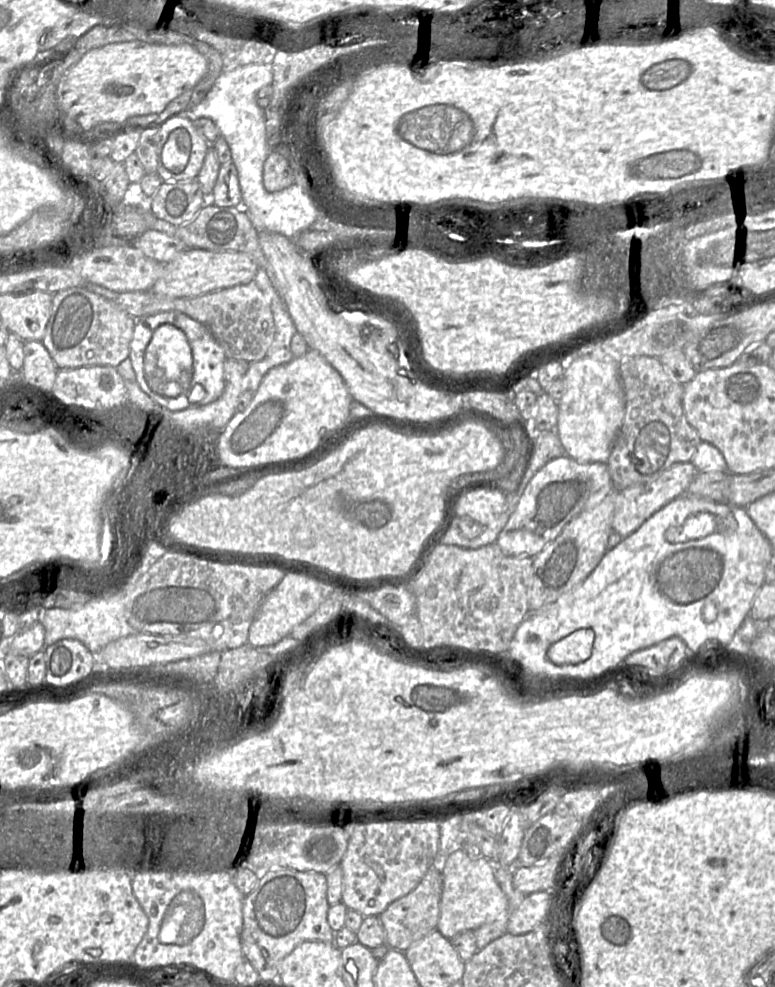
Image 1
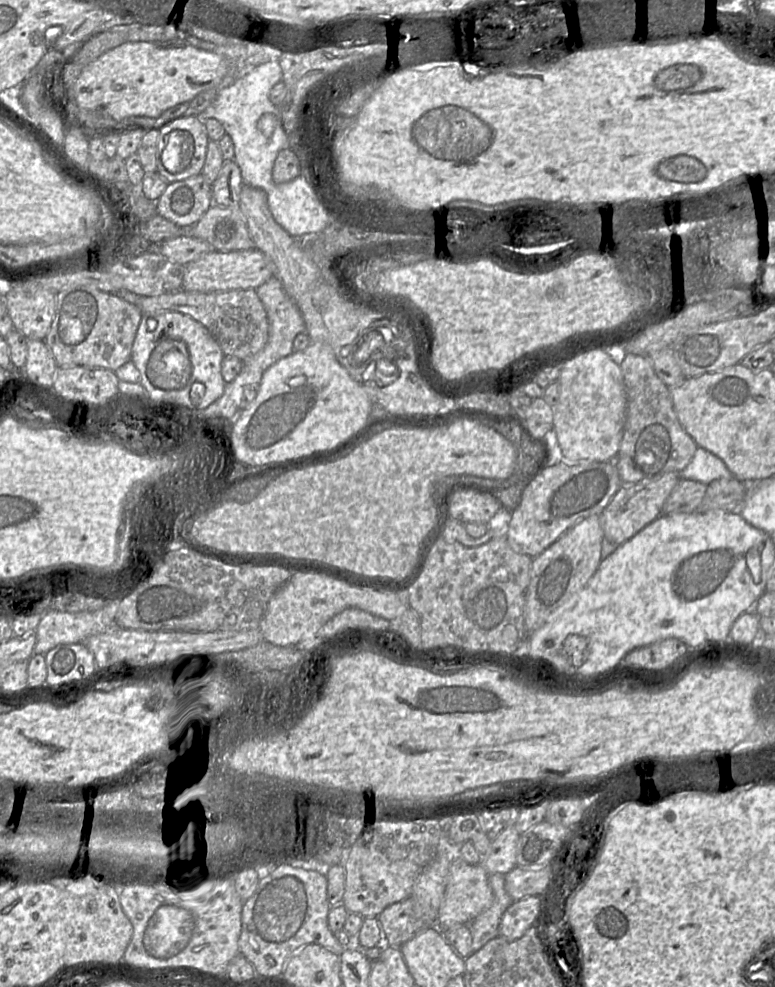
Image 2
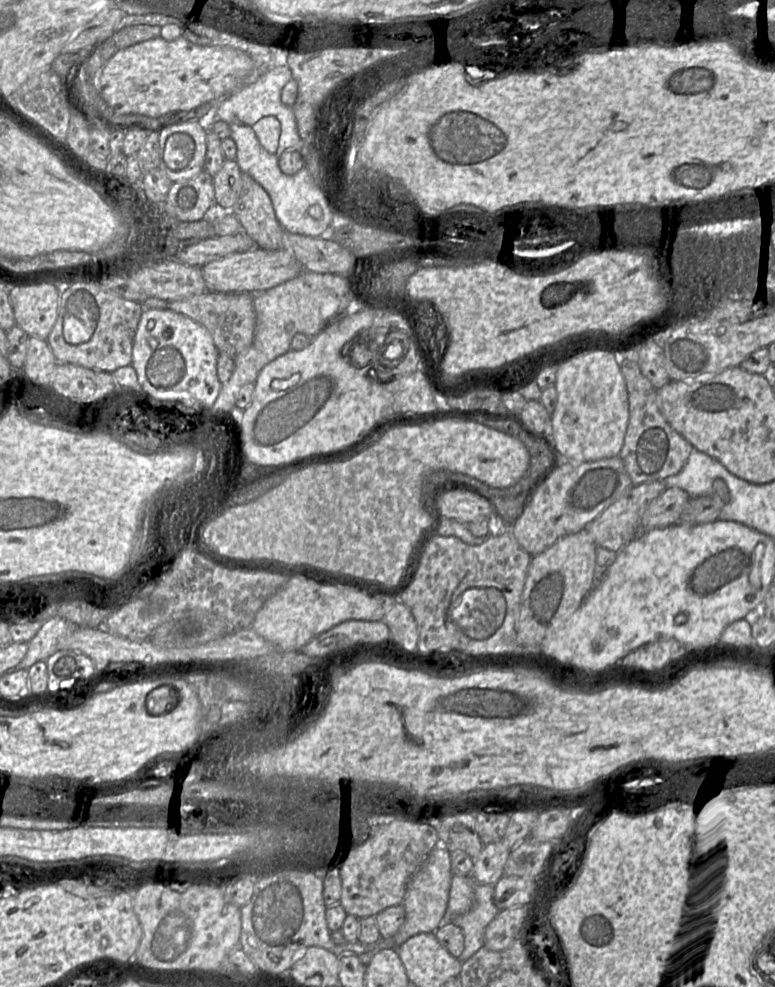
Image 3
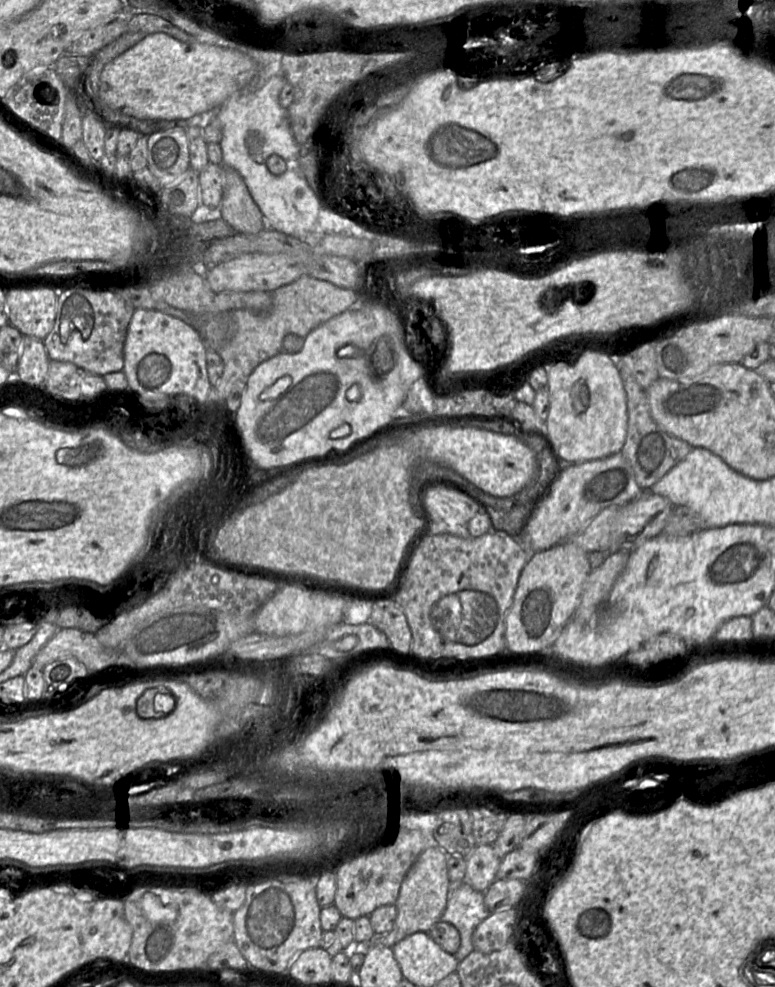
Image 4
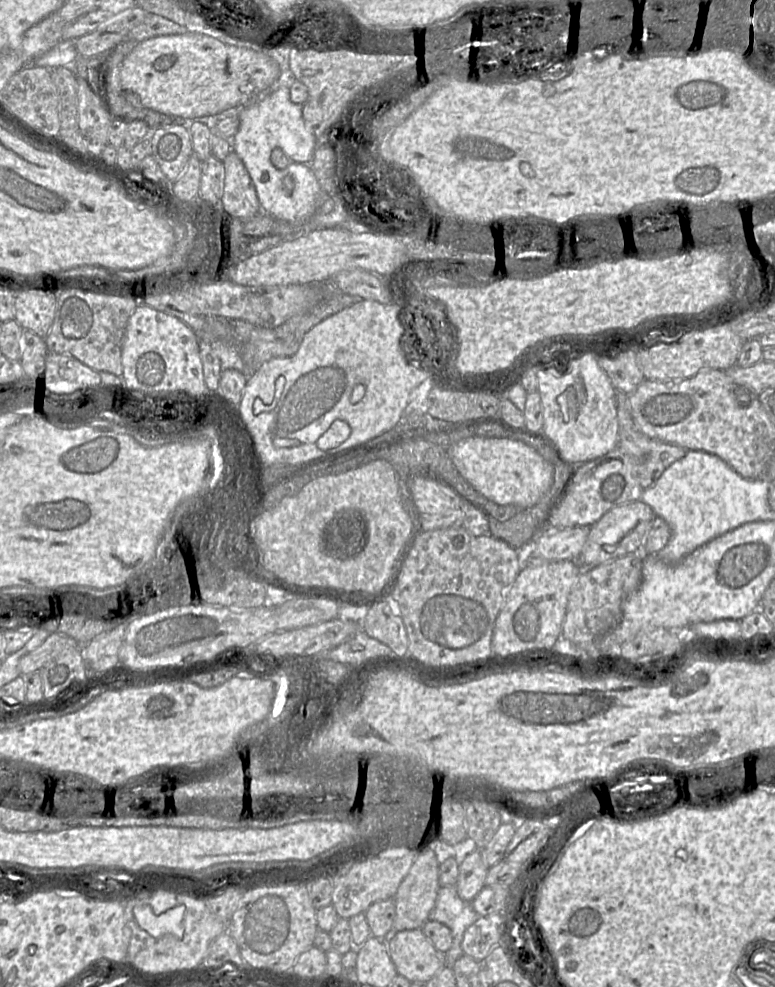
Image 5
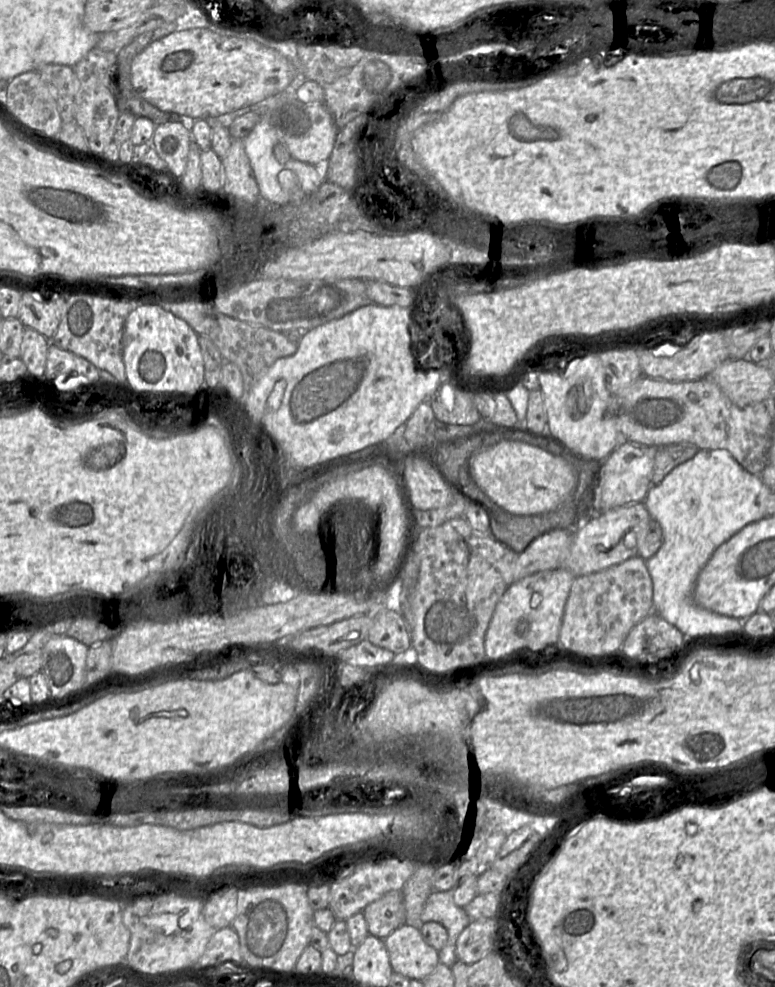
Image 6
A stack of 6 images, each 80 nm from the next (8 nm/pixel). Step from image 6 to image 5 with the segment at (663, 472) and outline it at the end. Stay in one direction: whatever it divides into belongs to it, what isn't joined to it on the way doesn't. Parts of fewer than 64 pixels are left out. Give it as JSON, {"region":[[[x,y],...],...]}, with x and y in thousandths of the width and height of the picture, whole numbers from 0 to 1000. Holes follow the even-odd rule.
{"region":[[[796,397],[796,419],[799,428],[797,454],[818,465],[822,486],[830,496],[835,495],[848,488],[859,474],[883,463],[886,456],[871,450],[837,444],[830,440],[819,431],[813,419],[812,400],[803,397]]]}

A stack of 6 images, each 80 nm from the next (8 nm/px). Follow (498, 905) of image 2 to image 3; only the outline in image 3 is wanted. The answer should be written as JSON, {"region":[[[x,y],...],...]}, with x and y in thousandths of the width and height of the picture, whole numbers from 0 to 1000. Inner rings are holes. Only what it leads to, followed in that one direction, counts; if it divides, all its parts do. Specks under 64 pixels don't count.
{"region":[[[612,893],[610,919],[582,932],[599,947],[599,963],[591,970],[596,977],[625,958],[627,939],[643,925],[644,921],[637,915],[637,897]]]}

